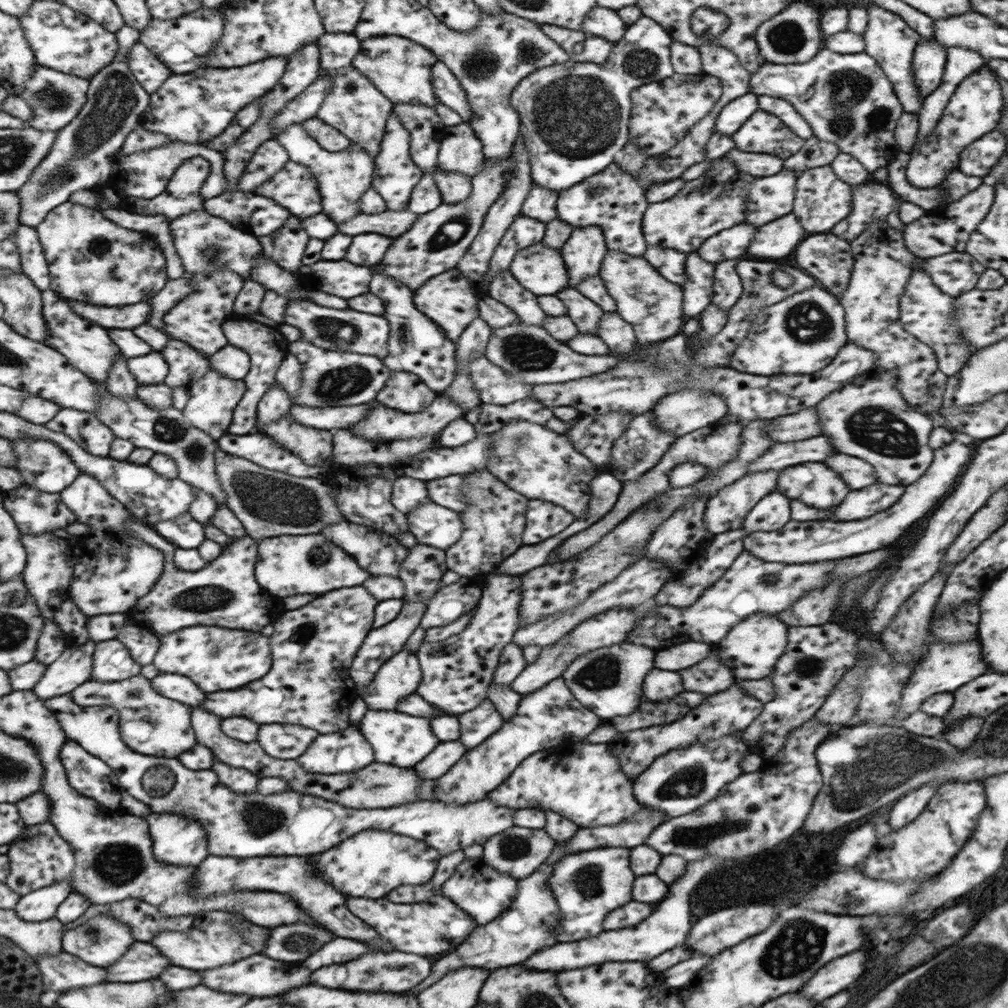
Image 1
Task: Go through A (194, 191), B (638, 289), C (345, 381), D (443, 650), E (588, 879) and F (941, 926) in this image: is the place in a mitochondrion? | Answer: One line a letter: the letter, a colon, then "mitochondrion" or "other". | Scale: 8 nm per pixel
A: other
B: mitochondrion
C: mitochondrion
D: other
E: mitochondrion
F: other

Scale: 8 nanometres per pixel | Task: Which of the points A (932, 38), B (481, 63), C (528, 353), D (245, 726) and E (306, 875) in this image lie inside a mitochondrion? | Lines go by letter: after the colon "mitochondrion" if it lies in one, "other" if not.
A: other
B: mitochondrion
C: mitochondrion
D: other
E: other

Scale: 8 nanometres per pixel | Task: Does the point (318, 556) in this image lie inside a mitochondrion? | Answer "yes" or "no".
yes

